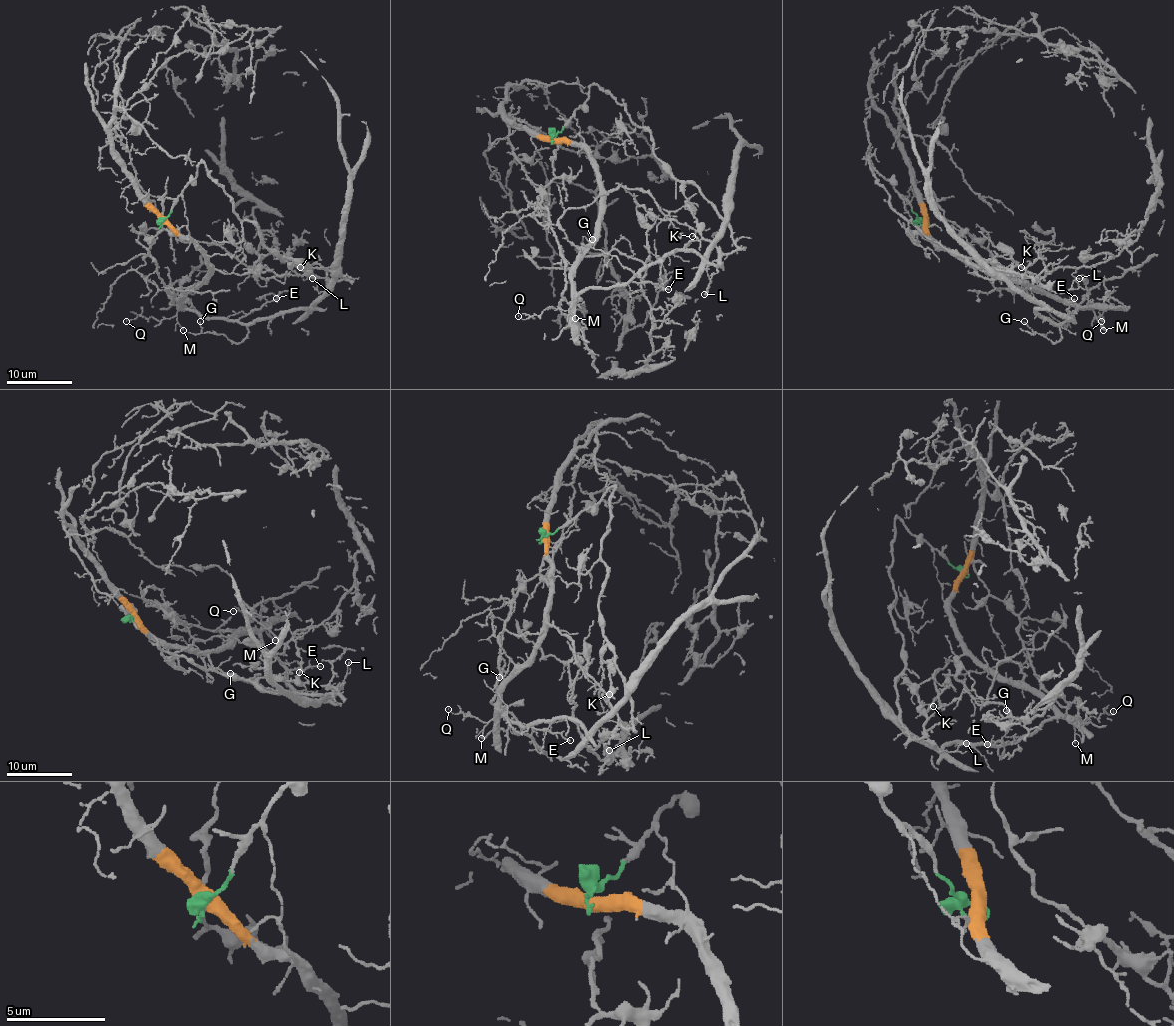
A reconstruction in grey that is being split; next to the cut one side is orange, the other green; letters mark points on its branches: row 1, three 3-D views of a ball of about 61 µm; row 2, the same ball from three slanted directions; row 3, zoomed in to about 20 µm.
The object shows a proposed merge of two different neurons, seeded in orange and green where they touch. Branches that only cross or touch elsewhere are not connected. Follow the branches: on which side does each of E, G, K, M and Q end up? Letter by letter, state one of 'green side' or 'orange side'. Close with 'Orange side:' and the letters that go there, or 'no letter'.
E: orange side
G: orange side
K: green side
M: orange side
Q: orange side
Orange side: E, G, M, Q

